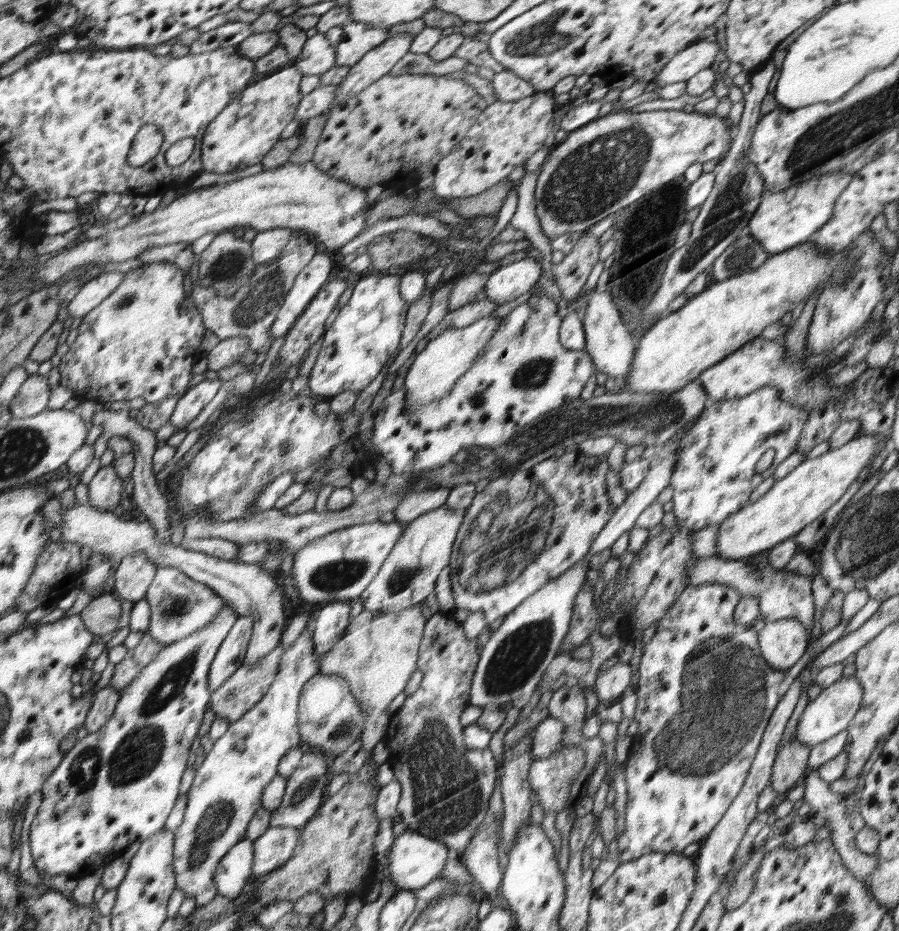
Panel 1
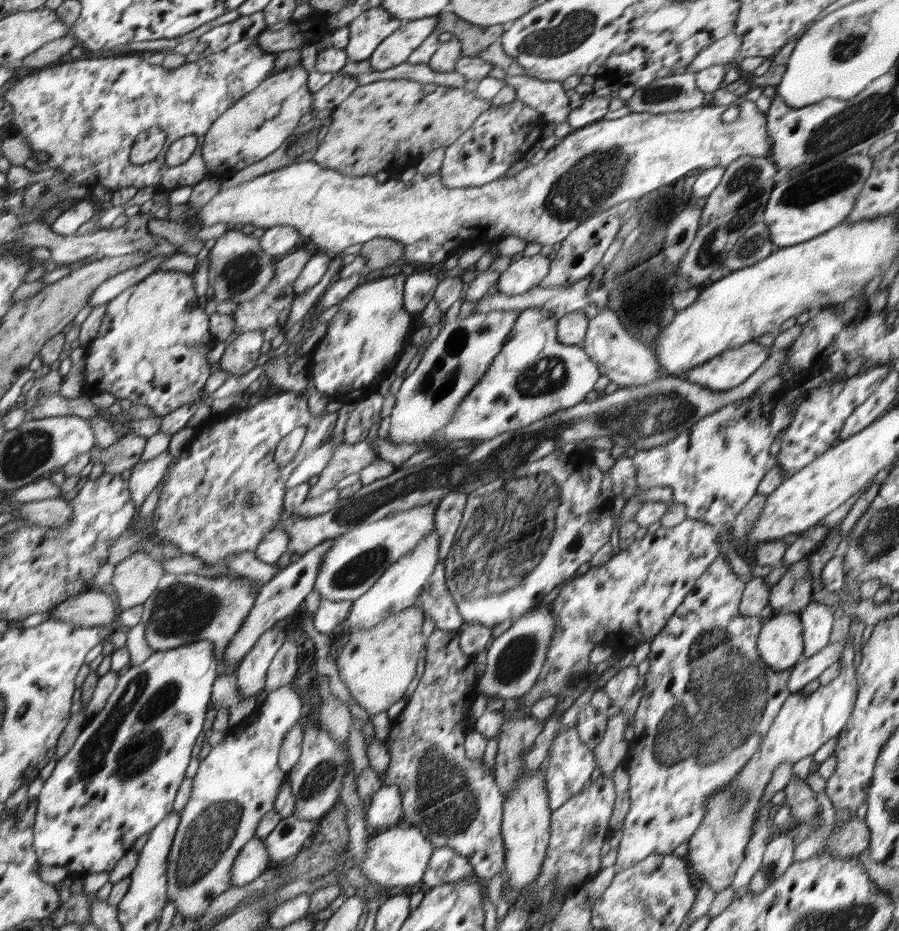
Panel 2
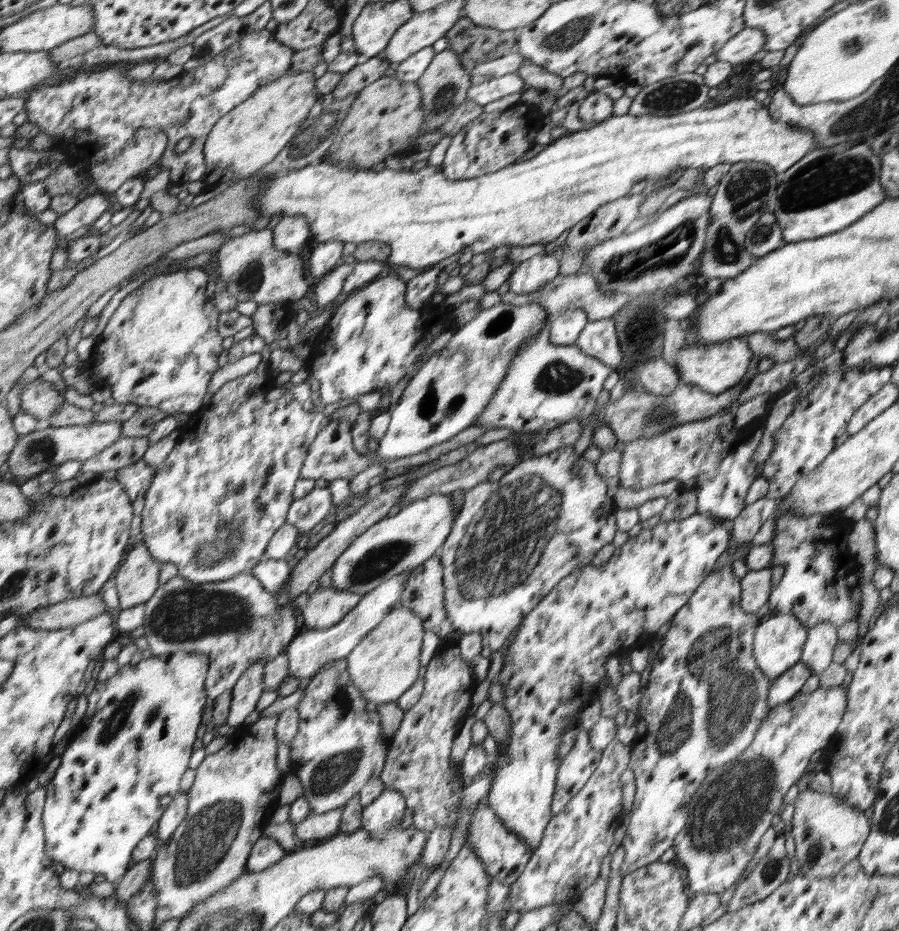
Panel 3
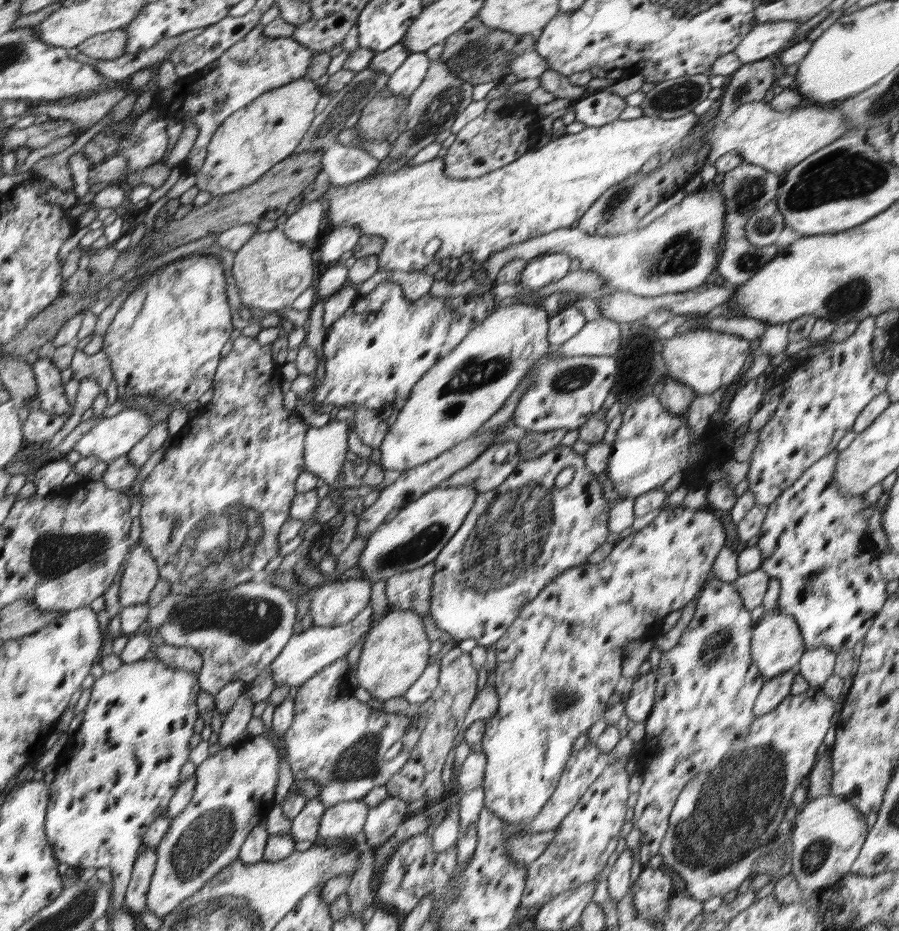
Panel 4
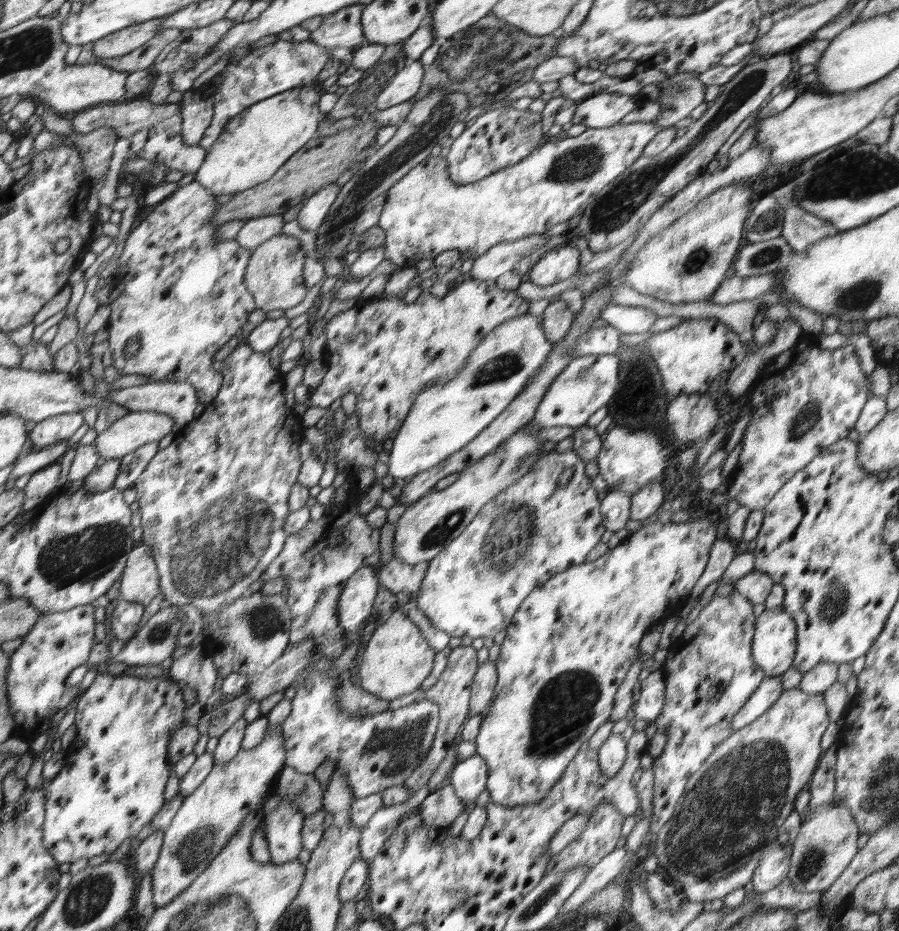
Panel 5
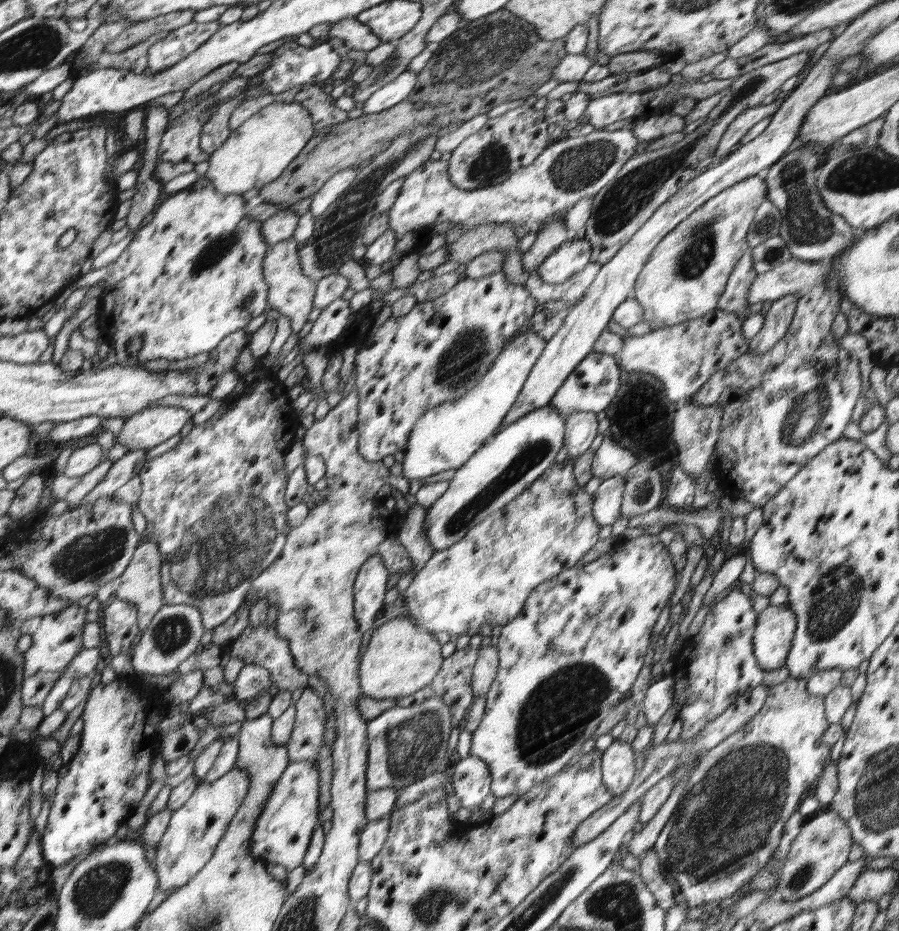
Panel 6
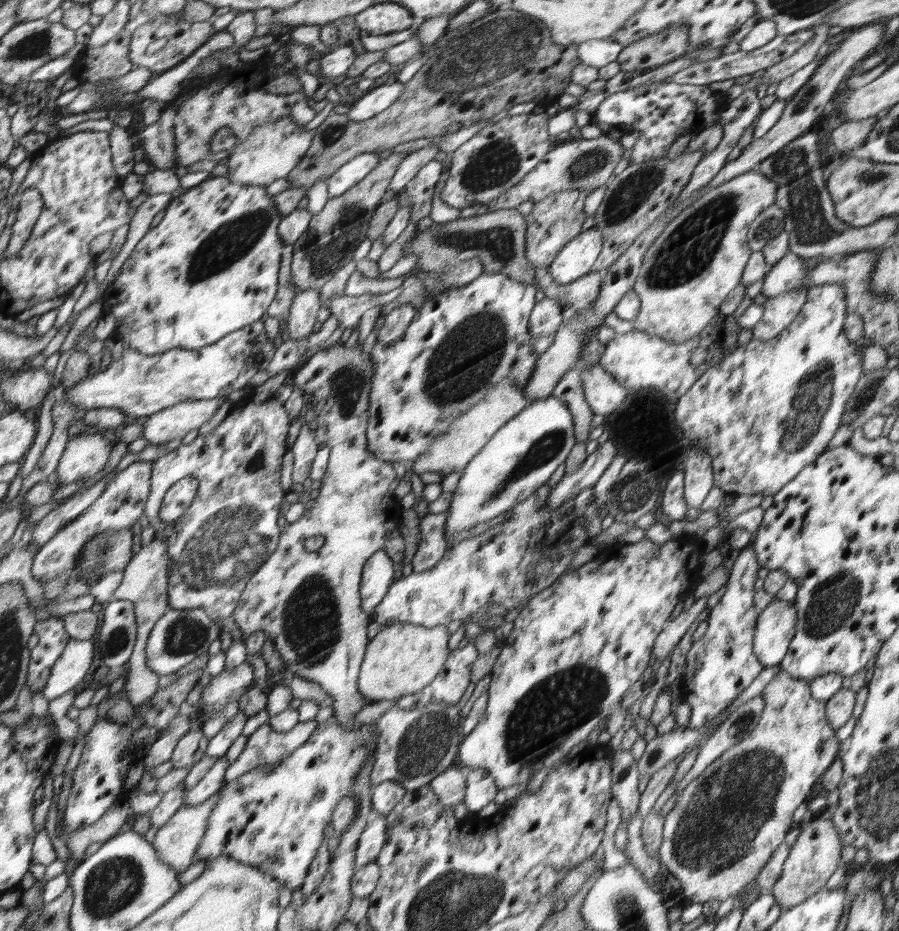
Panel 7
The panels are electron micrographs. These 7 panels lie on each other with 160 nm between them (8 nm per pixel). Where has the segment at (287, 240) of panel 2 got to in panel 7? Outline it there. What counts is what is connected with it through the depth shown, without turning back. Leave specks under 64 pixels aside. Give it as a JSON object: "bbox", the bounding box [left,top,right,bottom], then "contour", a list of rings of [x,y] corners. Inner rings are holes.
{"bbox":[326,153,381,199],"contour":[[[362,153],[326,179],[329,199],[338,198],[360,183],[381,163],[380,154]]]}

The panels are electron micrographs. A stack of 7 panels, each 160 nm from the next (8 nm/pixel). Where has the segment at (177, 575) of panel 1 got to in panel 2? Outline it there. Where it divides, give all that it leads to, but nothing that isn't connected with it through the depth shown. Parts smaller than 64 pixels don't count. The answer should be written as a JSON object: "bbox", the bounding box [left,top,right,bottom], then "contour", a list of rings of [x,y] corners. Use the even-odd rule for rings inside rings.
{"bbox":[141,574,258,676],"contour":[[[238,574],[198,578],[172,575],[163,578],[156,591],[143,603],[141,623],[145,640],[153,652],[180,648],[200,640],[212,642],[219,660],[218,672],[222,676],[236,673],[241,660],[229,664],[225,662],[224,654],[229,650],[234,636],[242,630],[257,594],[258,590],[253,590],[250,580]]]}

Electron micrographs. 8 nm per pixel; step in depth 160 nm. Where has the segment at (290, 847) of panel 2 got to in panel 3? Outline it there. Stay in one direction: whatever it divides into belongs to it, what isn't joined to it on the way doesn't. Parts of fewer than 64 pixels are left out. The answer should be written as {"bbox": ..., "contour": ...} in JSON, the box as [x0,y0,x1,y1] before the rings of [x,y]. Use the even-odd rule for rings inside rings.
{"bbox":[295,807,343,846],"contour":[[[343,807],[335,808],[324,814],[310,814],[295,825],[295,840],[306,846],[316,845],[328,840],[338,832]]]}

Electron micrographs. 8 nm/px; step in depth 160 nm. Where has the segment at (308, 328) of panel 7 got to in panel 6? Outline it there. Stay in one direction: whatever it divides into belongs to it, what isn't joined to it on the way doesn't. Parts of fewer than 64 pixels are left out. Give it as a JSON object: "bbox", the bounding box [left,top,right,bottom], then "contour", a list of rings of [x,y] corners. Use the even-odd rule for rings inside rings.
{"bbox":[264,237,318,332],"contour":[[[294,237],[270,245],[268,255],[264,260],[264,277],[269,285],[268,306],[278,310],[283,318],[288,318],[294,332],[302,332],[306,324],[310,324],[310,312],[314,312],[314,296],[317,296],[318,281],[303,271],[301,261],[301,246]]]}

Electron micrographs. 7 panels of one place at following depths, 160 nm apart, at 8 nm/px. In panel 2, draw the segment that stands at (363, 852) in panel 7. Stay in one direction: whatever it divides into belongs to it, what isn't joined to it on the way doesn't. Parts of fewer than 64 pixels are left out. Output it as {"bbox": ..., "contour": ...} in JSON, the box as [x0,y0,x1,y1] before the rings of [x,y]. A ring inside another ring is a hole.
{"bbox":[367,785,403,830],"contour":[[[382,785],[374,794],[367,811],[367,820],[370,826],[377,830],[387,830],[397,826],[397,820],[403,814],[401,805],[401,792],[397,786]]]}

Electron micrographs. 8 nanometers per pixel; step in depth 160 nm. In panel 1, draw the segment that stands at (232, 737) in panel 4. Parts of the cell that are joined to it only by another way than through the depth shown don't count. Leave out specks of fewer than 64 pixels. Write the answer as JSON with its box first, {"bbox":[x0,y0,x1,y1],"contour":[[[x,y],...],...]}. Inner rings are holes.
{"bbox":[57,504,286,665],"contour":[[[79,504],[72,505],[70,509],[62,508],[62,511],[62,525],[58,528],[57,537],[64,541],[90,547],[92,556],[106,556],[110,564],[118,564],[126,556],[142,551],[157,568],[178,568],[192,580],[209,585],[241,616],[253,616],[254,630],[245,654],[244,665],[256,664],[280,645],[280,638],[286,629],[286,617],[282,608],[283,587],[278,577],[268,575],[260,569],[259,564],[226,561],[206,552],[186,550],[172,543],[160,543],[156,539],[154,527],[144,518],[124,522],[113,513]]]}

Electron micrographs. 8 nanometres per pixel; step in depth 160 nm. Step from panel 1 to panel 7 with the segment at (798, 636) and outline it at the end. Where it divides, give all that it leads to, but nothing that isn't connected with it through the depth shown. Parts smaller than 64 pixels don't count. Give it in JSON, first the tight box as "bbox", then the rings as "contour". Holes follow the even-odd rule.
{"bbox":[753,601,797,667],"contour":[[[773,601],[759,613],[753,651],[764,667],[778,665],[788,652],[797,621],[794,601]]]}

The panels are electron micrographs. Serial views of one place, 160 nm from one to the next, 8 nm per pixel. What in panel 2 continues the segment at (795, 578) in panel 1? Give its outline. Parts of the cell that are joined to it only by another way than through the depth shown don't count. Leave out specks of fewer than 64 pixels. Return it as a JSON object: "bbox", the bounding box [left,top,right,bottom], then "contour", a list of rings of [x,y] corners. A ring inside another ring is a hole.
{"bbox":[798,601,834,658],"contour":[[[810,601],[798,612],[804,629],[803,655],[808,658],[830,644],[834,628],[833,609],[828,605]]]}

